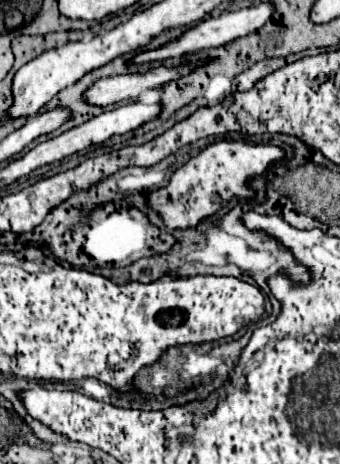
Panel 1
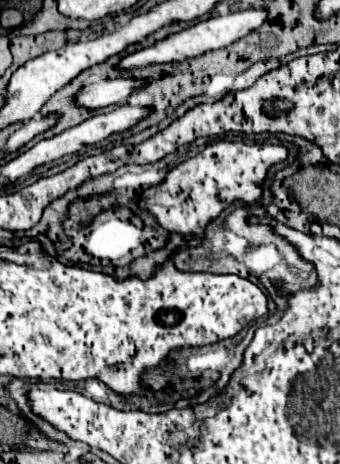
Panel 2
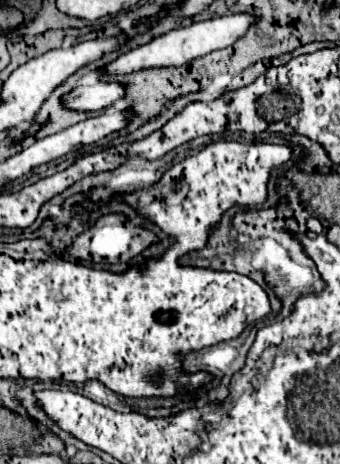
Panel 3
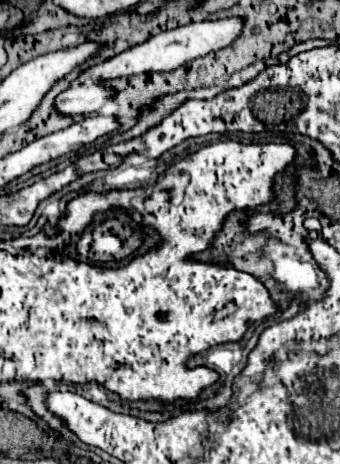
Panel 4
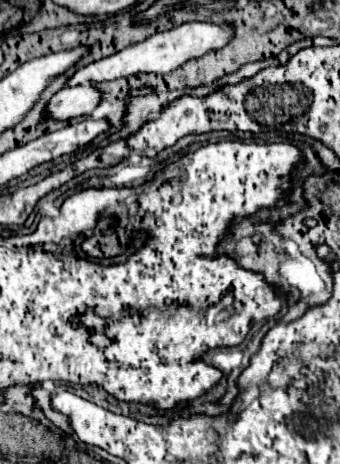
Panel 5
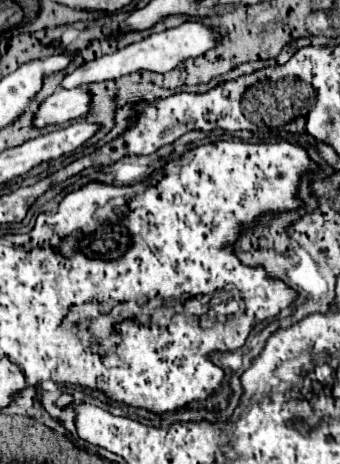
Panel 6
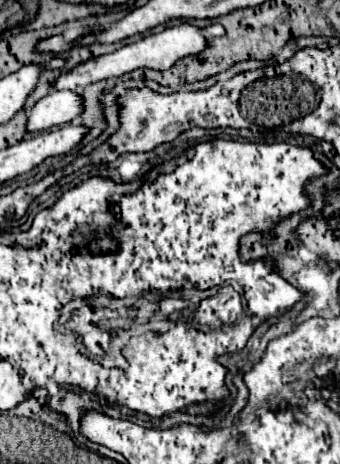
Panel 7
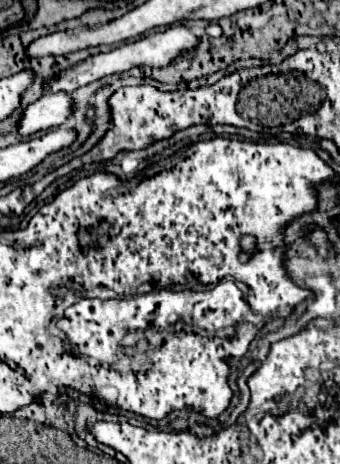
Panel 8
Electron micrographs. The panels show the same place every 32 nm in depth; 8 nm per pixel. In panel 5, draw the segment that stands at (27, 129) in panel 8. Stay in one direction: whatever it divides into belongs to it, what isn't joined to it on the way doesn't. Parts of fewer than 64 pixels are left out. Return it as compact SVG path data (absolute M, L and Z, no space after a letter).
M86 82L82 86L62 88L48 104L46 112L48 118L54 120L72 120L78 116L90 116L96 106L102 102L102 94L92 82Z

